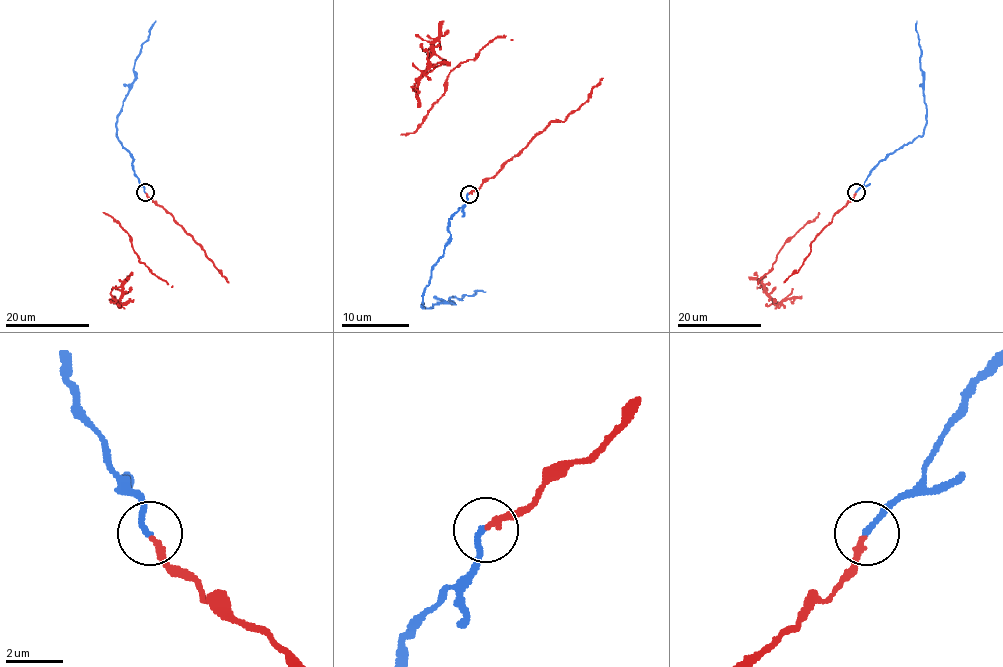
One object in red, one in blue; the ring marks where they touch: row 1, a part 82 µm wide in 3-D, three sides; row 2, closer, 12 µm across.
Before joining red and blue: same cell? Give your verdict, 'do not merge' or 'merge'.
do not merge

